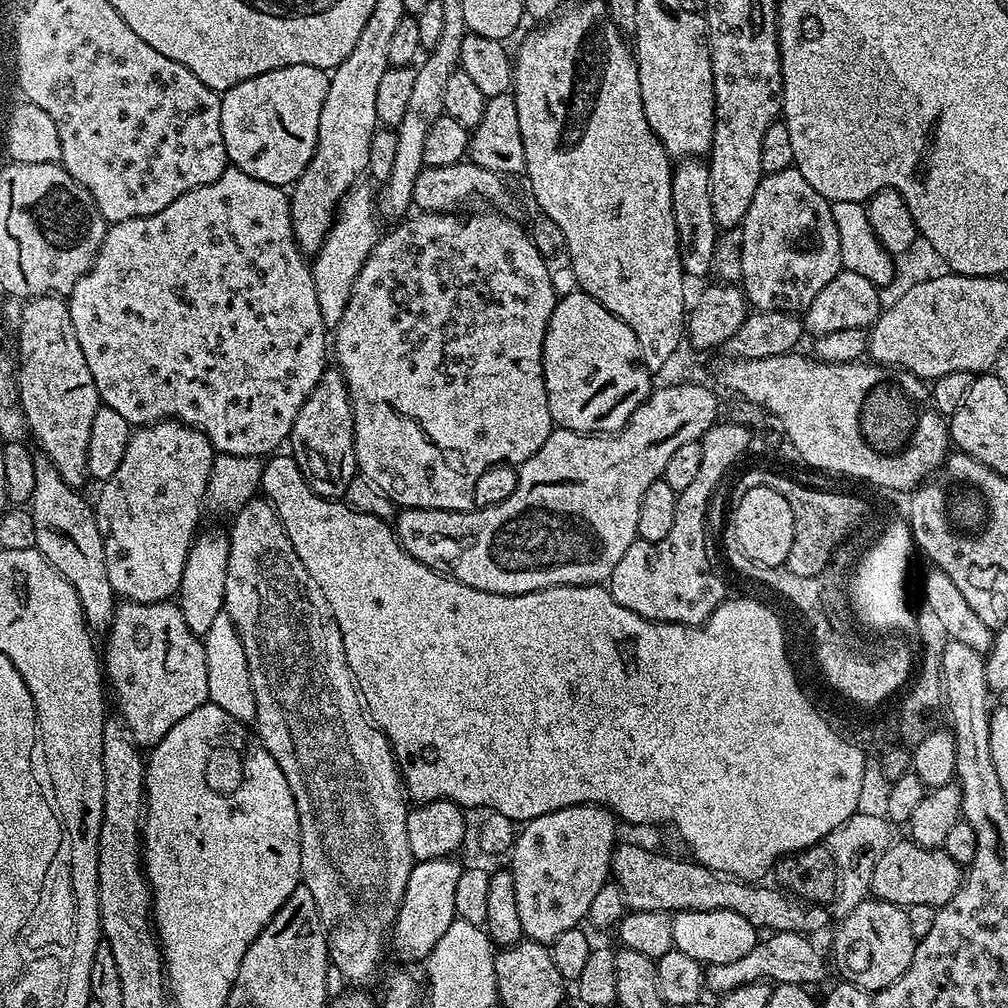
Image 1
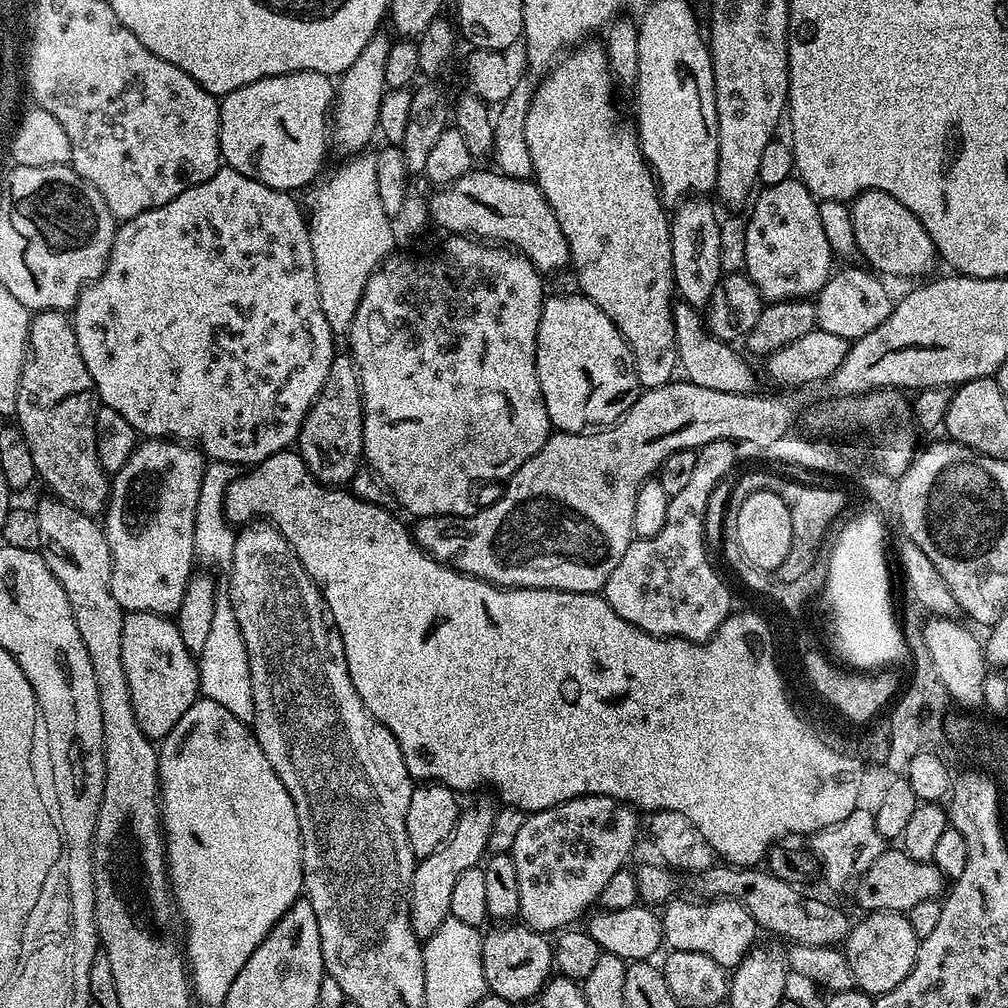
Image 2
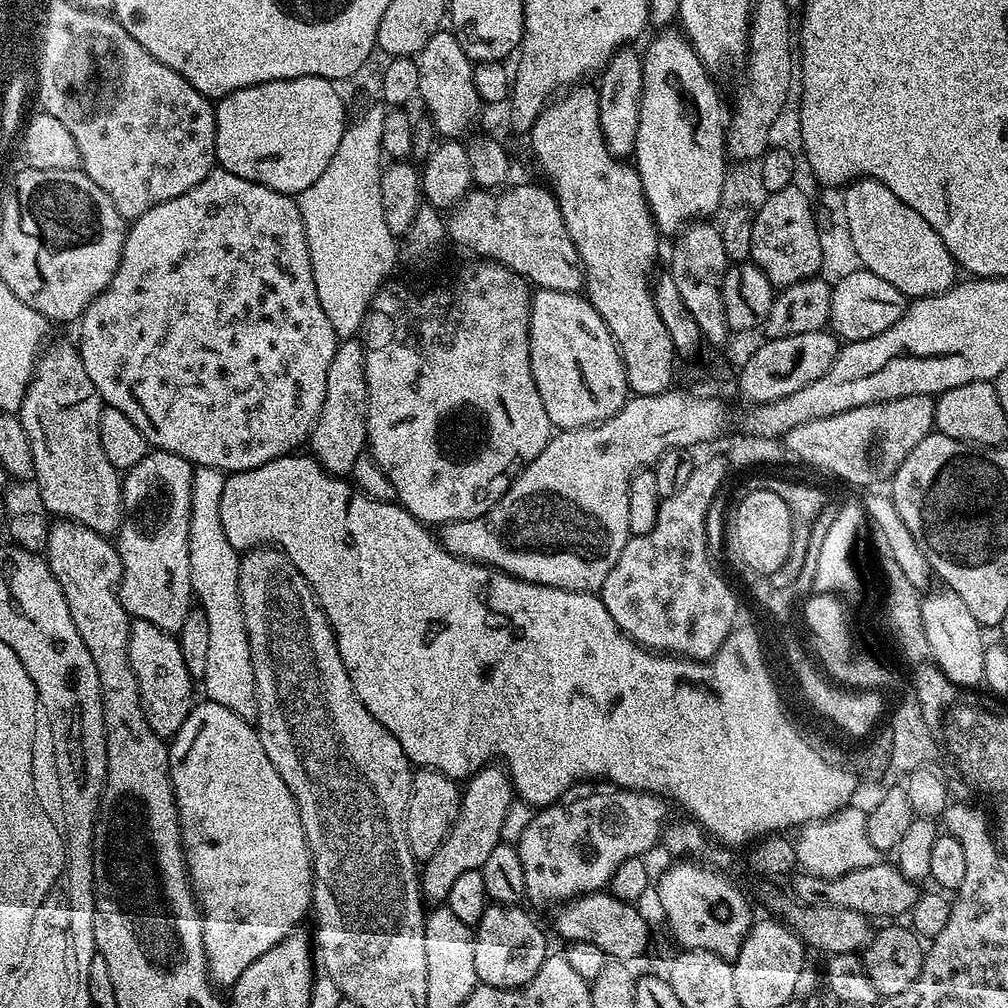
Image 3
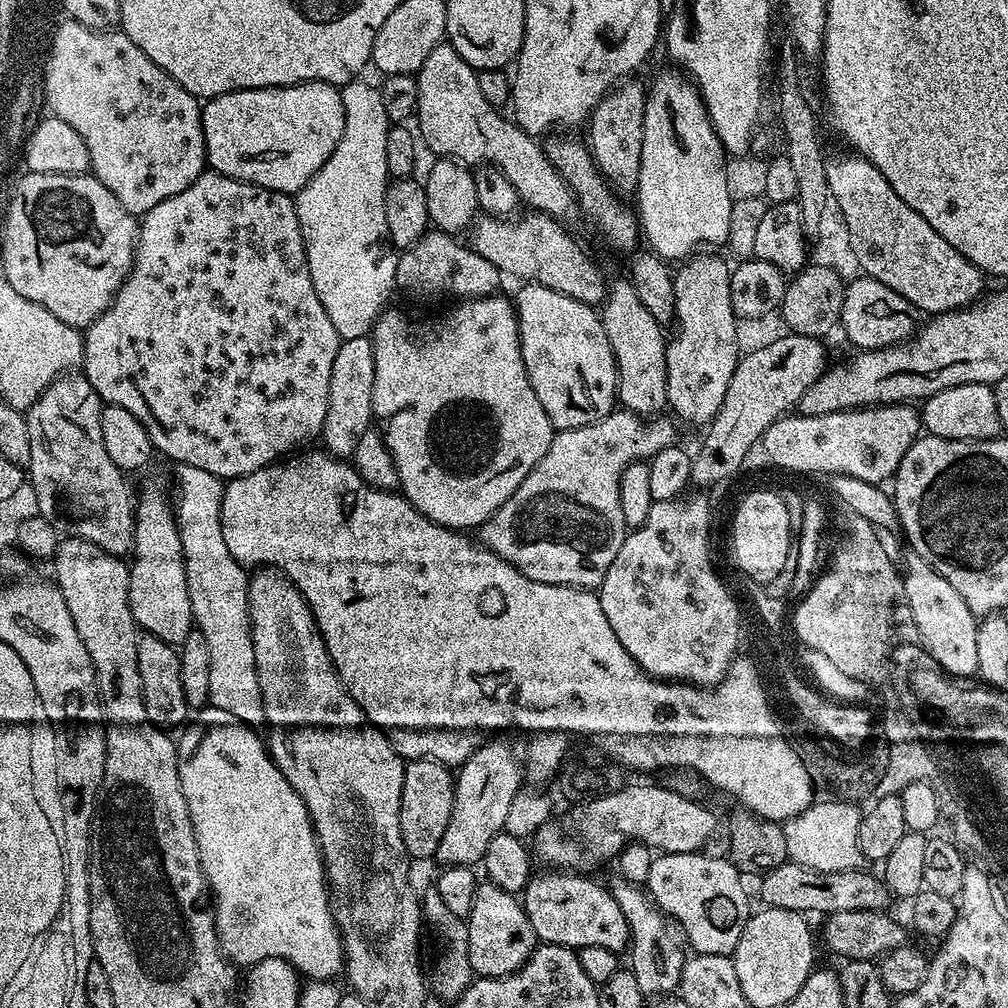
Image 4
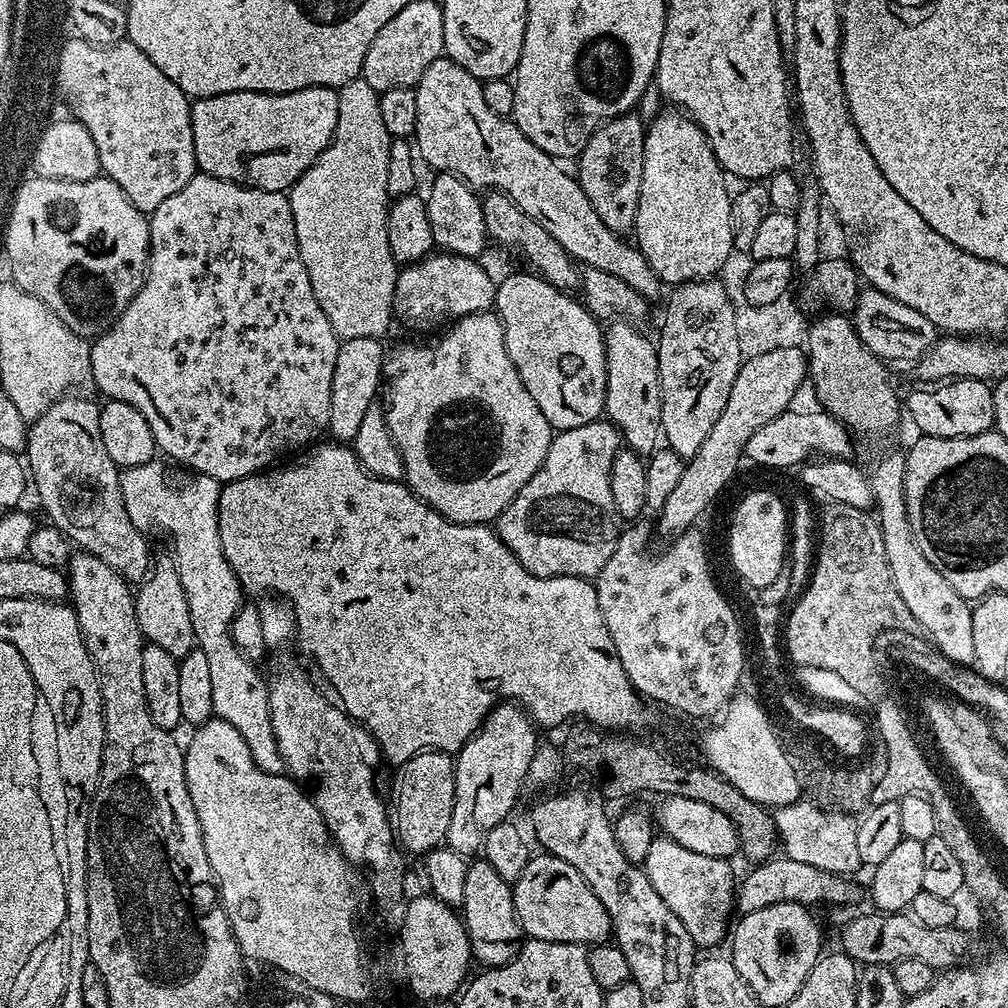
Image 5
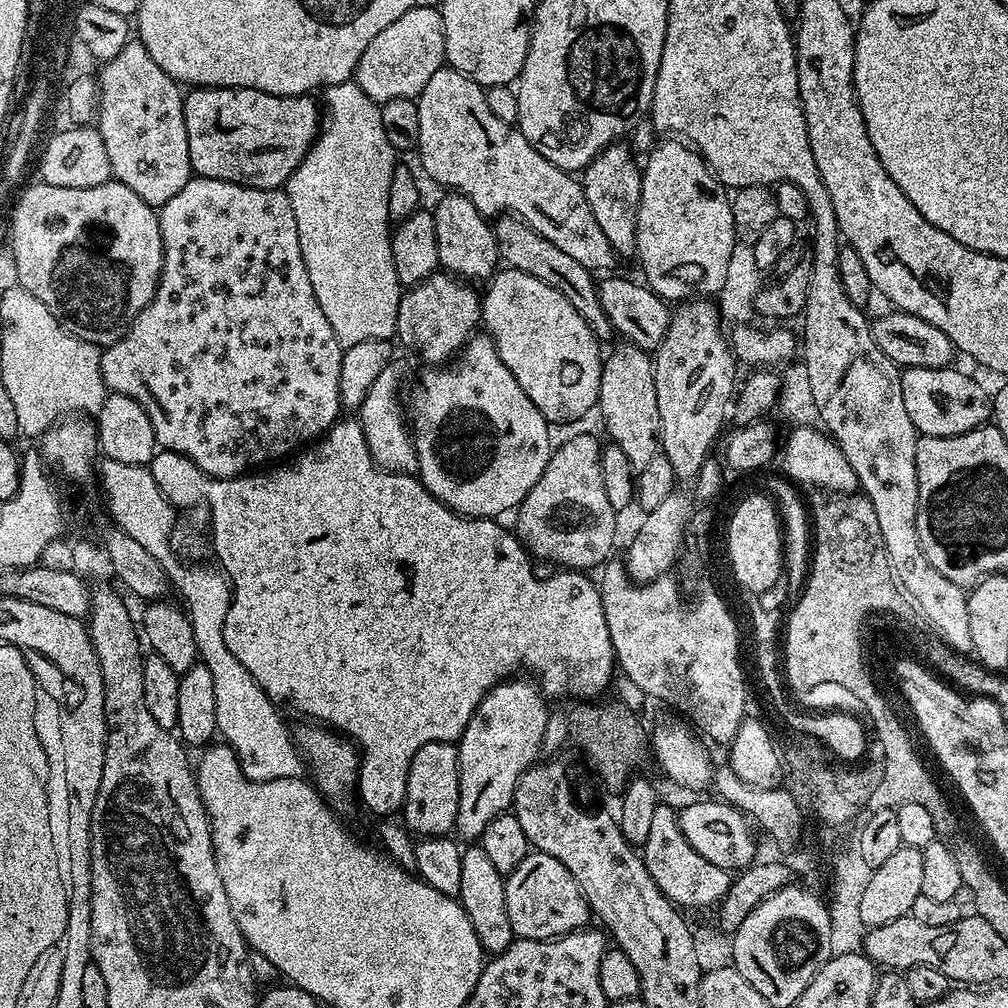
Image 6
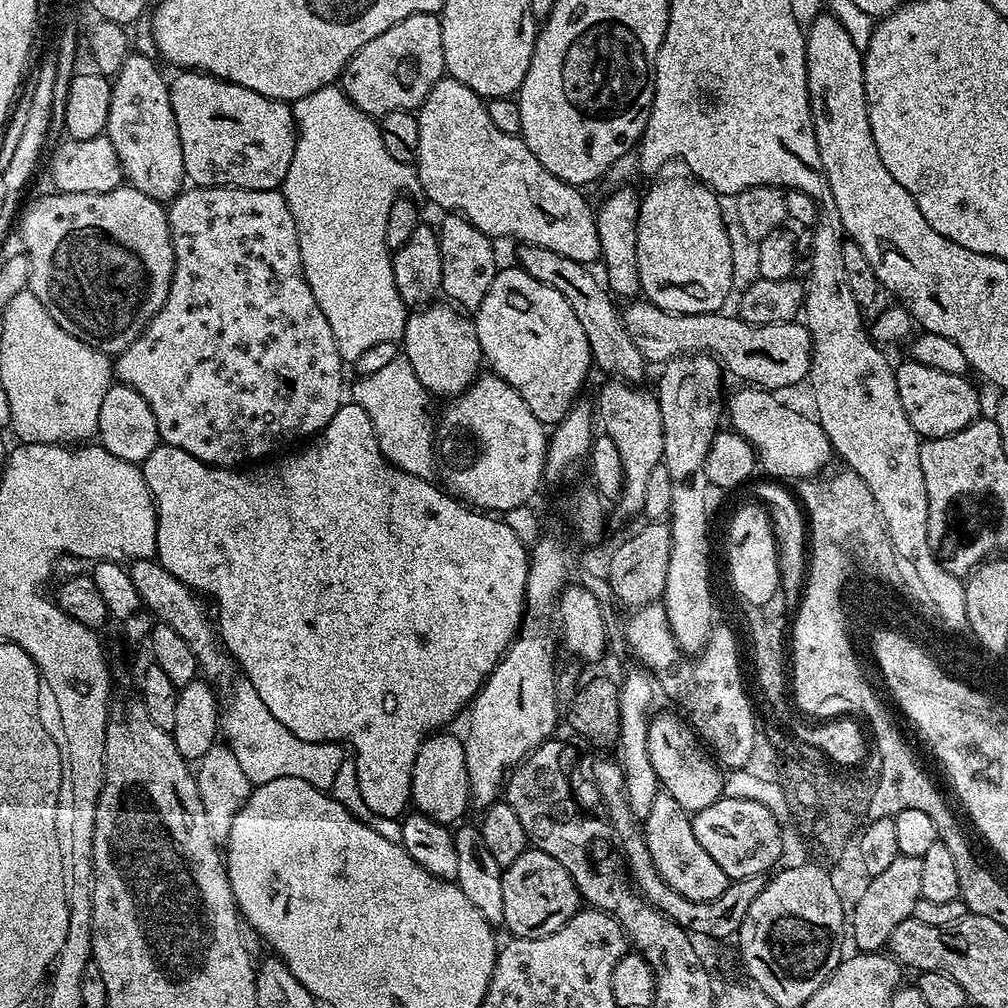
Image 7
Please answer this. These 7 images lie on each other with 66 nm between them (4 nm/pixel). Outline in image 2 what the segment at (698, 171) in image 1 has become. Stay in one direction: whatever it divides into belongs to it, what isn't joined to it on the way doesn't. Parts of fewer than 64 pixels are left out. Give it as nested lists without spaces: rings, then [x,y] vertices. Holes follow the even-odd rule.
[[[692,194],[675,205],[670,216],[672,282],[679,299],[685,300],[698,309],[703,309],[709,303],[711,295],[714,294],[714,288],[718,286],[722,277],[721,217],[716,216],[717,205],[713,204],[703,195]]]

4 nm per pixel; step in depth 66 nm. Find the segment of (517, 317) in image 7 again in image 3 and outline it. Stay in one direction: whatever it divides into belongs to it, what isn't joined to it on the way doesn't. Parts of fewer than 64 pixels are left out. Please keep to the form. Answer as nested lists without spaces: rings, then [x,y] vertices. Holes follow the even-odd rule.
[[[541,288],[532,292],[530,370],[553,429],[590,428],[620,412],[630,398],[624,359],[598,310],[583,295]]]

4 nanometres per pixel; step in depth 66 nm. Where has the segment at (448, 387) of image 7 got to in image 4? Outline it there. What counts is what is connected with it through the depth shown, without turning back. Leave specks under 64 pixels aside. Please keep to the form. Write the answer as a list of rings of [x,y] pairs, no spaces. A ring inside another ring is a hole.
[[[429,230],[414,246],[403,249],[396,258],[396,288],[399,291],[413,292],[416,296],[456,296],[452,298],[475,298],[491,296],[502,280],[502,273],[486,258],[482,258],[467,243],[459,244],[457,237],[450,232]]]

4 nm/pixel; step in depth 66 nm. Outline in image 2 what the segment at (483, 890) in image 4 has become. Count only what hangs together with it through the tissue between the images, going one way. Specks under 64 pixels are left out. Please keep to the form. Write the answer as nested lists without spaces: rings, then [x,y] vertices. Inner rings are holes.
[[[523,922],[505,924],[505,928],[489,927],[483,933],[482,970],[491,995],[523,1002],[537,996],[553,975],[554,948],[545,933],[536,932]]]

